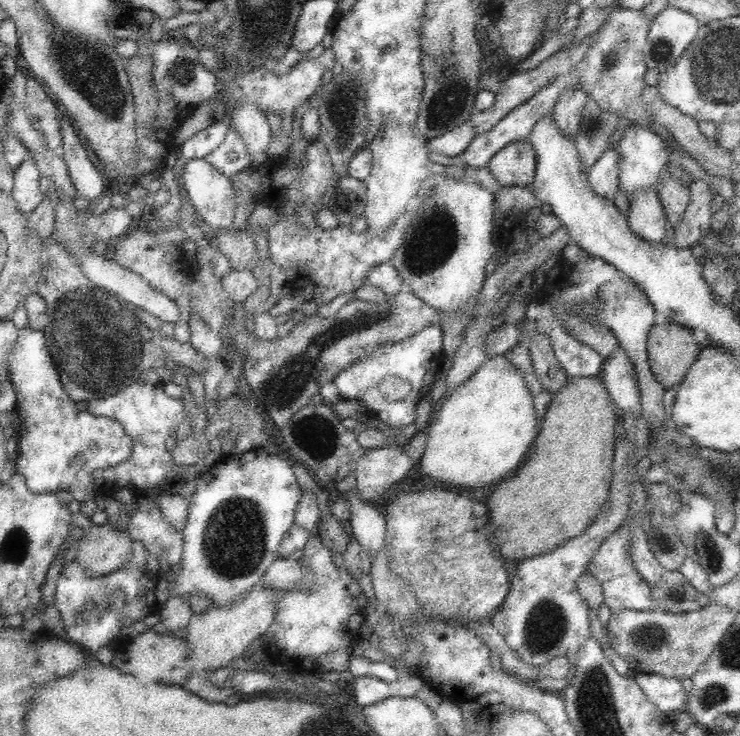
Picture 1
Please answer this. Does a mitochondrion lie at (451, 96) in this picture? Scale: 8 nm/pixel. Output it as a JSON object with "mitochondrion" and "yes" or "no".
{"mitochondrion":"yes"}

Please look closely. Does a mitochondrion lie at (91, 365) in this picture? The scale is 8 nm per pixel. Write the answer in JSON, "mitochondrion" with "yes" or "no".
{"mitochondrion":"yes"}

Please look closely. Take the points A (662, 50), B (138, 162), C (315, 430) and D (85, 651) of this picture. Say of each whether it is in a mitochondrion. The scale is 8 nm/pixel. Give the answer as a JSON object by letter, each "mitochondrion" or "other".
{"A":"mitochondrion","B":"other","C":"mitochondrion","D":"other"}

